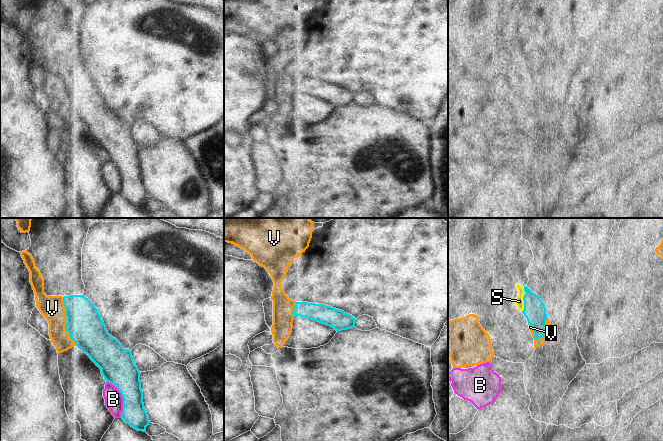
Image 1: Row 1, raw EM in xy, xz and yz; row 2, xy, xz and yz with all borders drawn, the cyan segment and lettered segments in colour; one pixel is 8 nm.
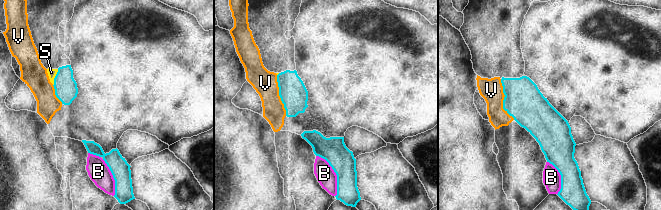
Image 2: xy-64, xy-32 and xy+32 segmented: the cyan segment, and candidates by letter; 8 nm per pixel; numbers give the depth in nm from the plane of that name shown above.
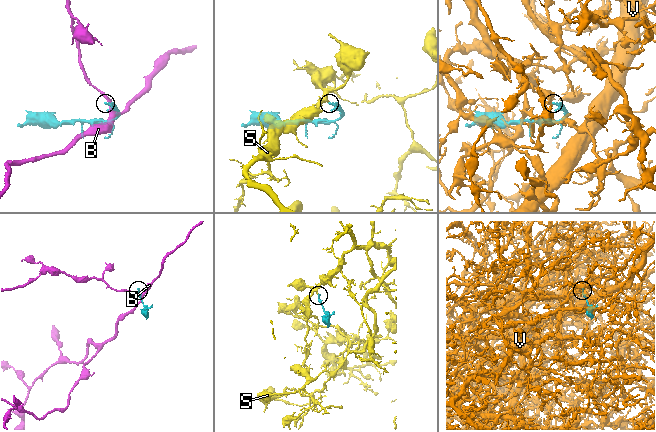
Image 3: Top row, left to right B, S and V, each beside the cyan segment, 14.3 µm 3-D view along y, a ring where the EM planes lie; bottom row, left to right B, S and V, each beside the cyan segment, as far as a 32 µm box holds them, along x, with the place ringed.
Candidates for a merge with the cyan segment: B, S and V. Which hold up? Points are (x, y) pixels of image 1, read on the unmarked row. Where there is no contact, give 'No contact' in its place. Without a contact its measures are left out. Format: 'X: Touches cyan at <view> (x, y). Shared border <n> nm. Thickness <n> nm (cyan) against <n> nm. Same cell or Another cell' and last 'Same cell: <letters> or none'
B: Touches cyan at xy (123, 174). Shared border 320 nm. Thickness 280 nm (cyan) against 140 nm. Another cell
S: Touches cyan at yz (523, 75). Shared border 200 nm. Thickness 180 nm (cyan) against 70 nm. Same cell
V: Touches cyan at xy (67, 97). Shared border 400 nm. Thickness 280 nm (cyan) against 190 nm. Another cell
Same cell: S.

